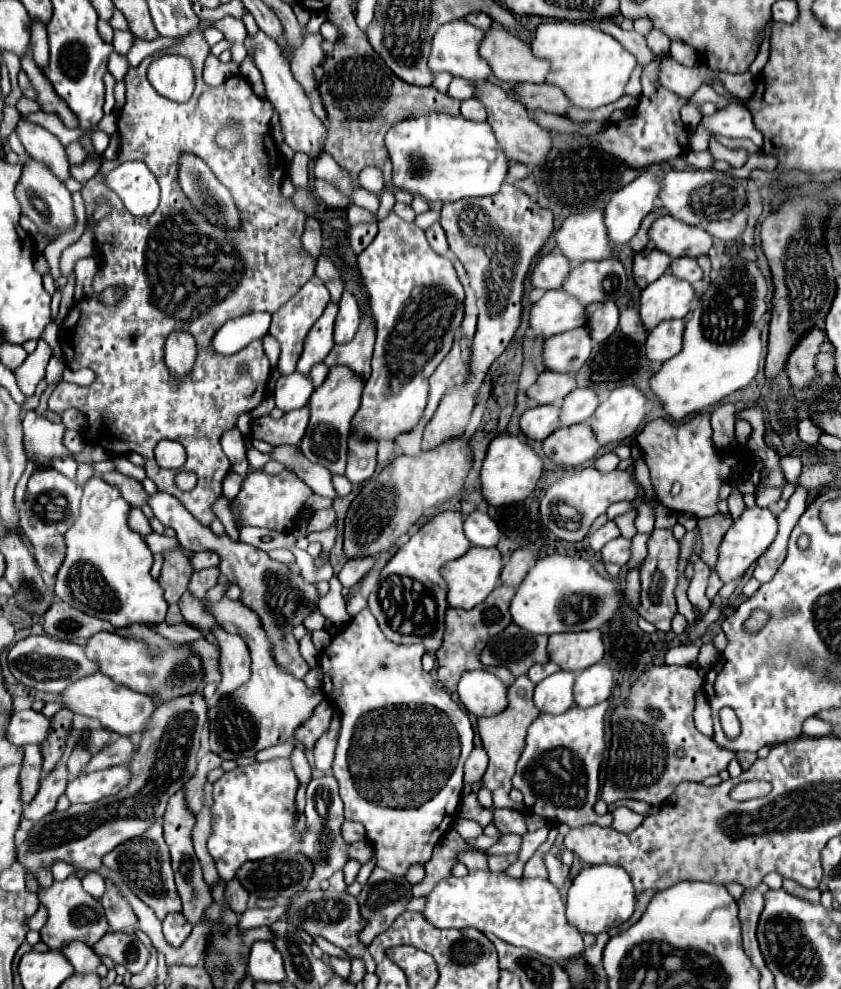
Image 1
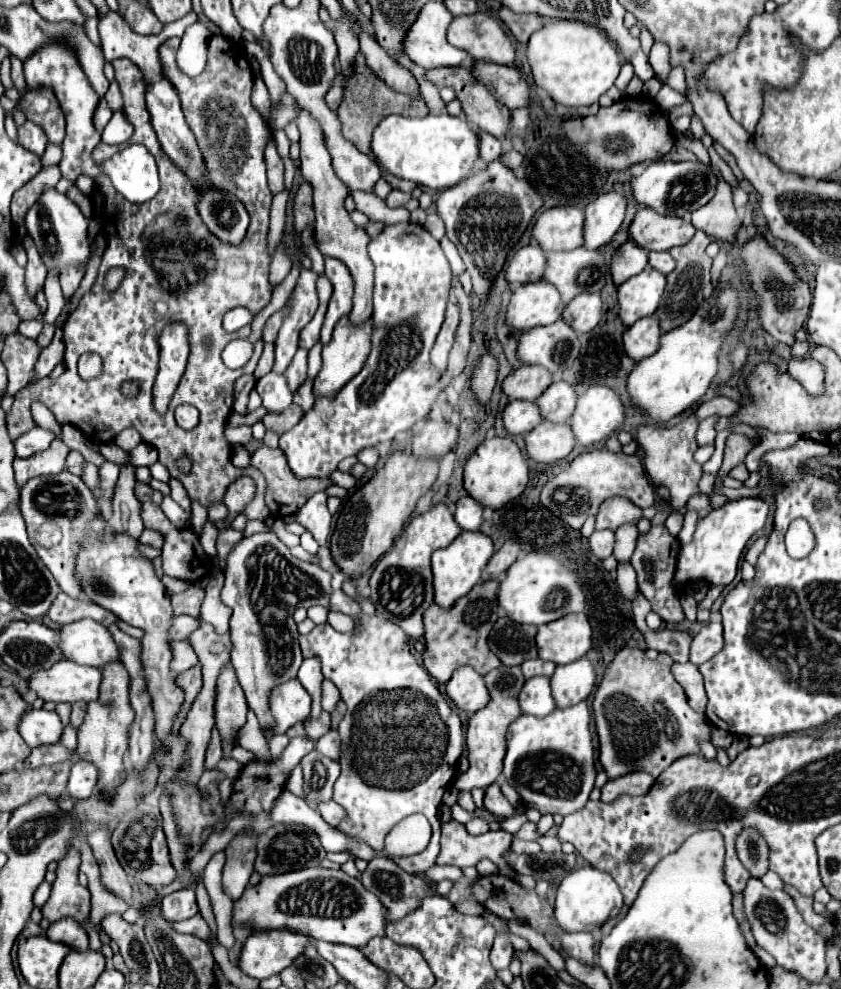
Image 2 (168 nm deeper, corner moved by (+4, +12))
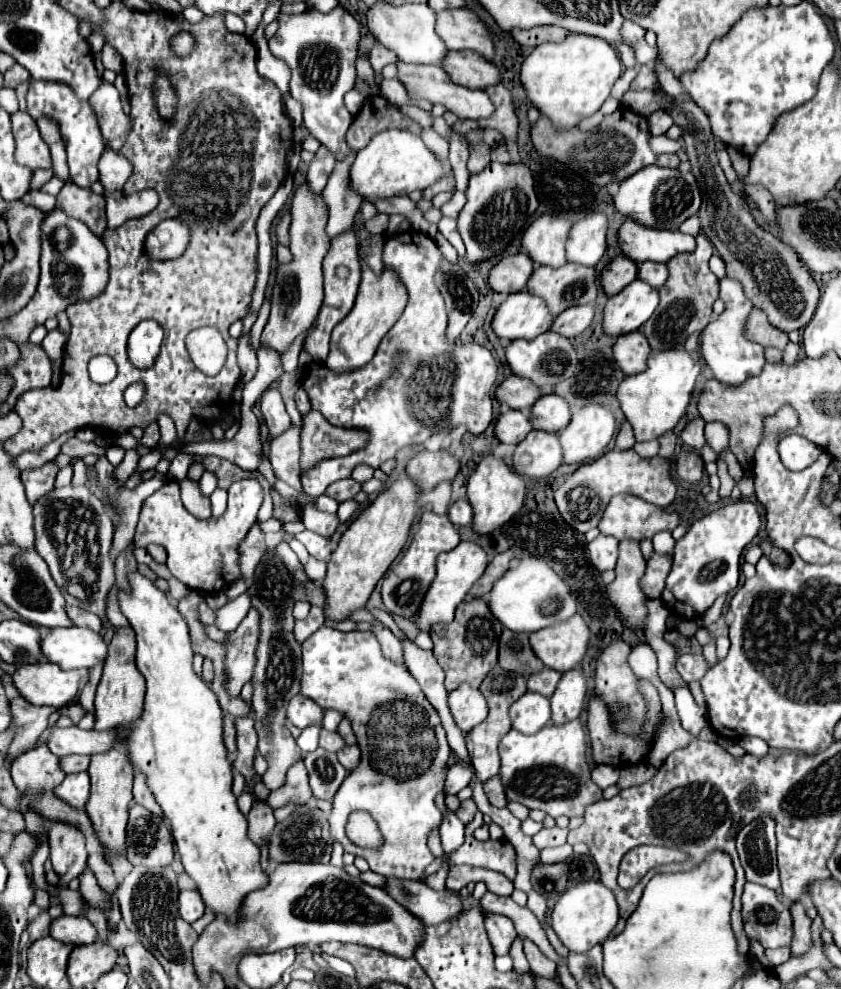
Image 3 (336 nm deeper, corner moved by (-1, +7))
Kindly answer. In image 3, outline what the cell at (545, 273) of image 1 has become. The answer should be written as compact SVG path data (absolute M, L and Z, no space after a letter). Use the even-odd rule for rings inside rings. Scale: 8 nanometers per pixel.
M518 252L514 256L504 256L500 262L496 262L488 276L488 286L494 292L520 292L526 288L526 282L534 270L534 264L530 258L526 258L524 252Z

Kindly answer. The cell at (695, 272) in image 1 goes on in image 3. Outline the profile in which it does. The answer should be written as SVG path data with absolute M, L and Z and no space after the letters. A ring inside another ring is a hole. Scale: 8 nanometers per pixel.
M642 262L642 264L638 264L638 278L644 280L646 284L650 284L652 288L660 288L668 278L666 264L660 264L660 262Z

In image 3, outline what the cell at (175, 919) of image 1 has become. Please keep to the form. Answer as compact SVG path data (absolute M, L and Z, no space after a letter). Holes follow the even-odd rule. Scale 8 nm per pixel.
M182 890L178 896L178 902L180 902L180 916L190 924L198 920L206 910L198 890Z

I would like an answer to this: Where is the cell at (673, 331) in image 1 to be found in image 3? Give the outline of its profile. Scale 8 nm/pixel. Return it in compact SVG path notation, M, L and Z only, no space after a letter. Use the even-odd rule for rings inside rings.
M630 332L618 336L614 342L614 360L626 376L640 374L646 370L646 360L650 354L650 346L640 332Z

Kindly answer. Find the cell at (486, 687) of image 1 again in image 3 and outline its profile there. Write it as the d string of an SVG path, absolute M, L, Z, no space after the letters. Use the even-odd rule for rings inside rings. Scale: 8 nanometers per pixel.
M460 686L448 694L448 706L454 716L456 726L466 734L476 724L480 724L488 716L486 700L482 698L480 690L472 686Z

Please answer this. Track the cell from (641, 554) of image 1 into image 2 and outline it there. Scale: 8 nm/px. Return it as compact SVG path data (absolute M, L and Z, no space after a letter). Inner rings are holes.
M619 563L617 565L617 585L621 589L621 593L627 597L627 599L633 599L635 597L635 591L637 591L637 577L635 577L635 571L631 567L631 563Z

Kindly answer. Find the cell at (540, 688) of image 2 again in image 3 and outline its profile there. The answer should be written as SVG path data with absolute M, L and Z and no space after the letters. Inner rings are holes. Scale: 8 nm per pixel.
M526 692L510 706L512 728L522 734L536 734L550 722L550 700L536 692Z

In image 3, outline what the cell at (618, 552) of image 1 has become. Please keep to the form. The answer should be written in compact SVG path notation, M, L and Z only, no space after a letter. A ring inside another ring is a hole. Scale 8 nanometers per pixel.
M600 534L596 540L592 540L588 544L588 550L590 550L590 562L594 564L594 568L598 572L614 568L616 558L618 558L618 540L616 538Z

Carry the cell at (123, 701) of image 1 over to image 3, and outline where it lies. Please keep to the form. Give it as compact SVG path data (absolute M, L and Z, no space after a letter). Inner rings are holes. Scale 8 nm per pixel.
M38 662L18 666L14 672L14 686L24 700L36 706L62 708L76 702L84 684L88 682L88 670L60 670L52 662Z

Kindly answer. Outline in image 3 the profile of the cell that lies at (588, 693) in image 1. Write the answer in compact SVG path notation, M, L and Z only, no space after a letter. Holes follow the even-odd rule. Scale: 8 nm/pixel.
M574 668L570 672L564 672L556 692L550 698L552 704L552 724L564 724L570 720L576 720L584 708L584 698L586 698L586 676L582 670Z

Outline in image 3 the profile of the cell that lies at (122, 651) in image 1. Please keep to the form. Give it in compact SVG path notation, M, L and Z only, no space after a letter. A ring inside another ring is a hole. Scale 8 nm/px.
M70 626L70 628L52 628L42 638L42 656L48 662L58 664L62 670L72 668L92 668L94 664L106 660L108 644L100 634Z

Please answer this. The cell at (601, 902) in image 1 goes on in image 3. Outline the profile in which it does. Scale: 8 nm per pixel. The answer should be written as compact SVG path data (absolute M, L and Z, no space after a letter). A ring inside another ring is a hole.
M594 880L566 890L552 908L550 916L550 926L554 928L556 936L570 952L578 954L592 950L596 944L602 944L614 930L616 922L618 922L618 904L614 894L606 886L602 886L602 882Z

